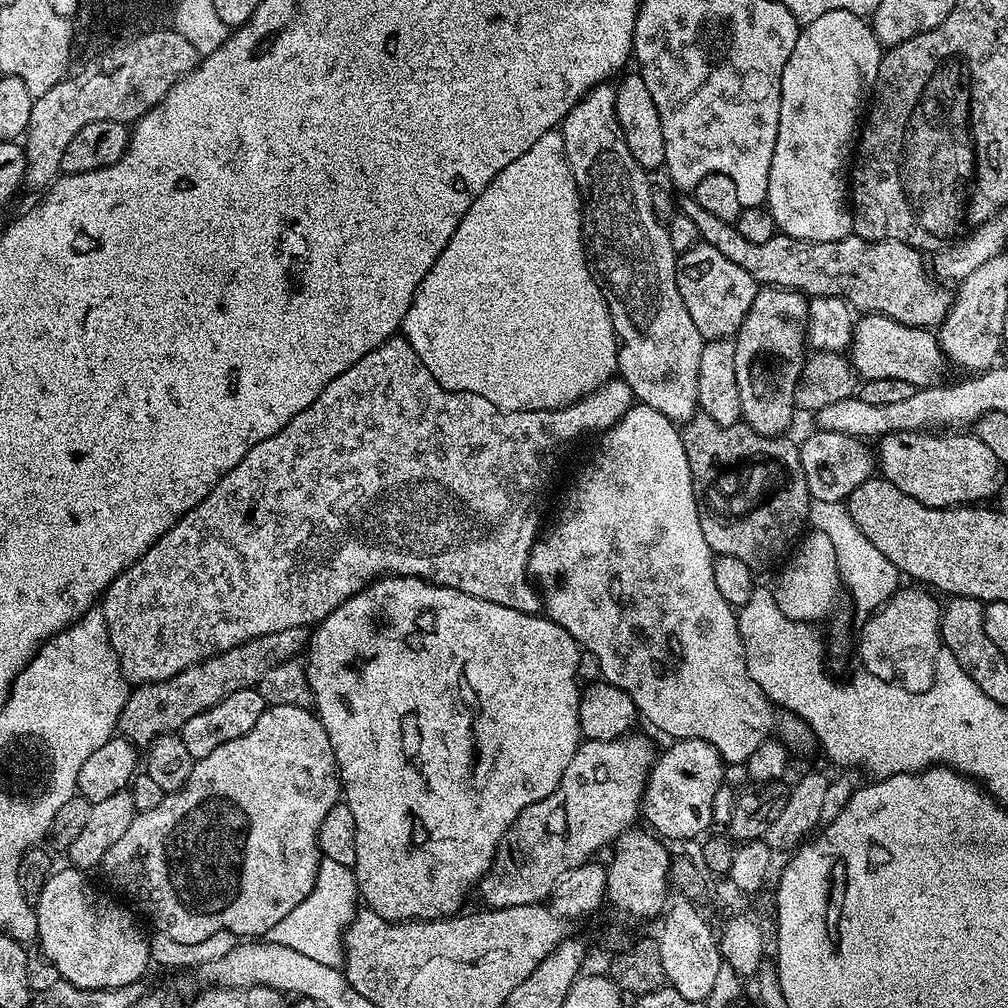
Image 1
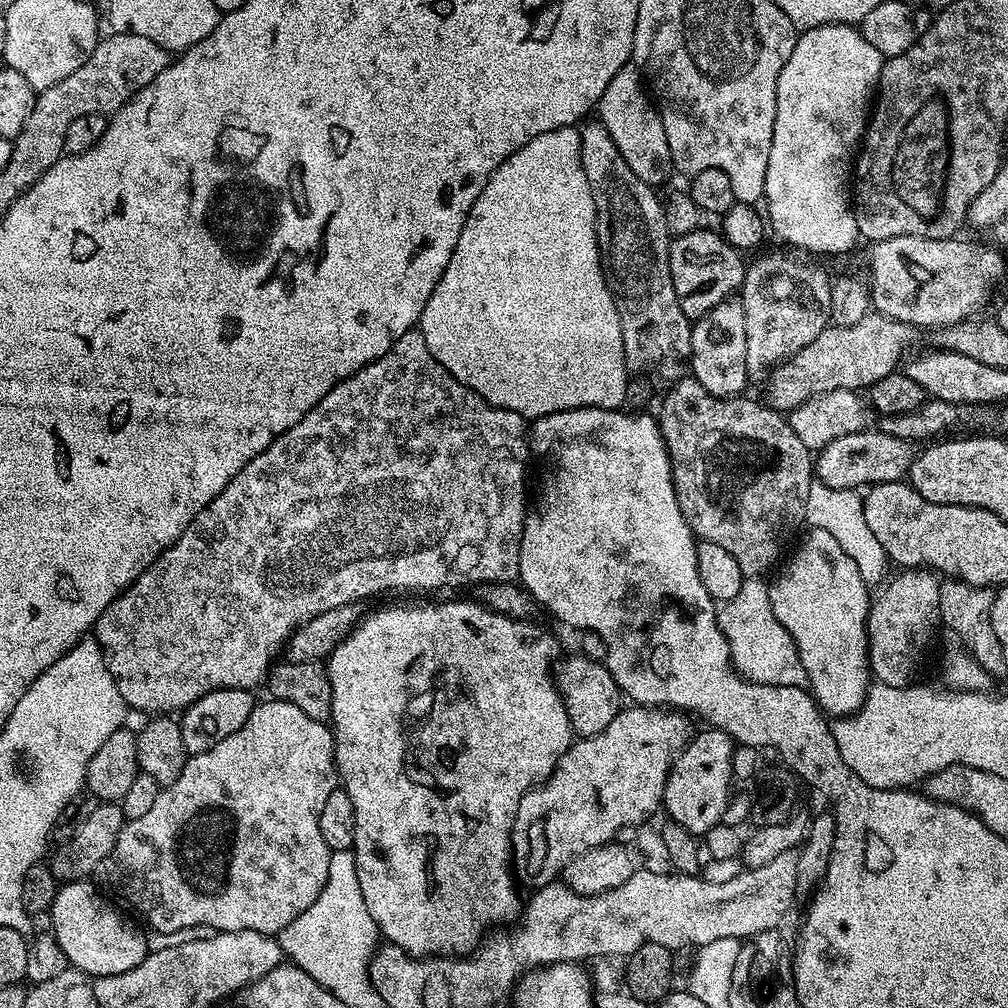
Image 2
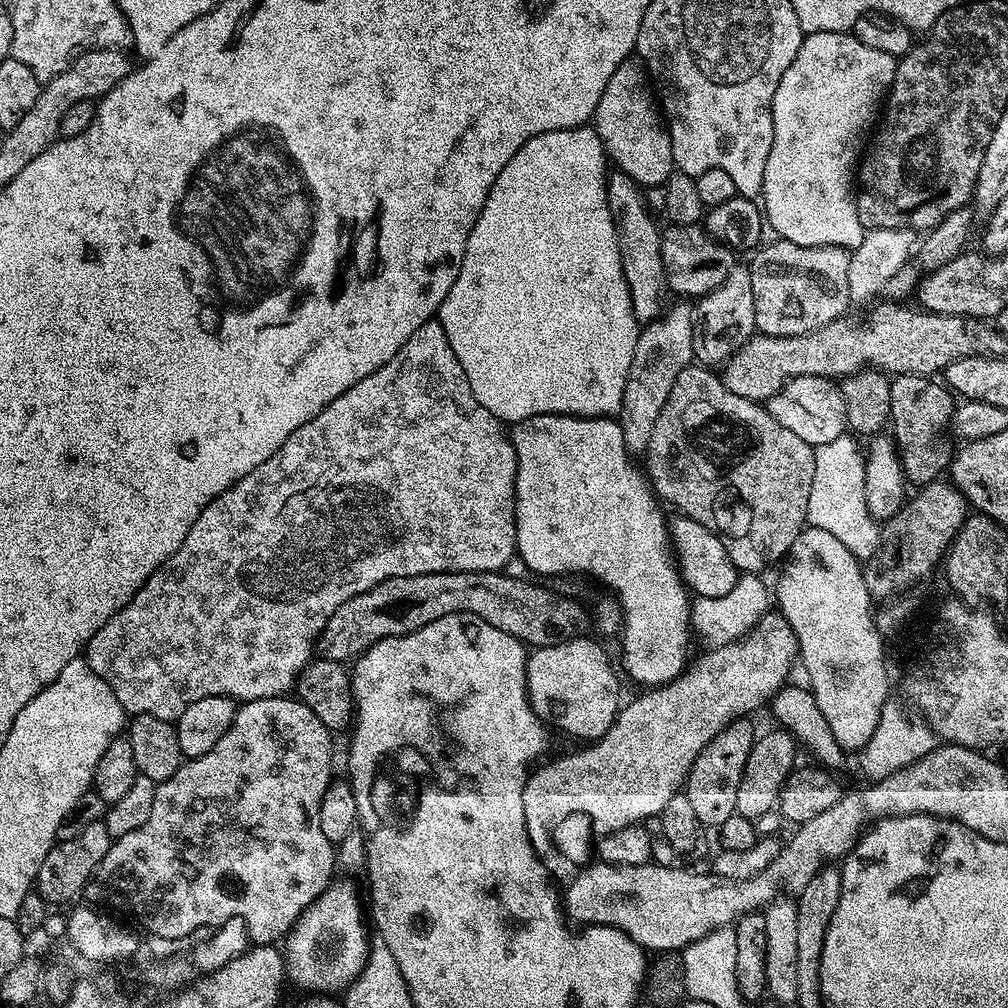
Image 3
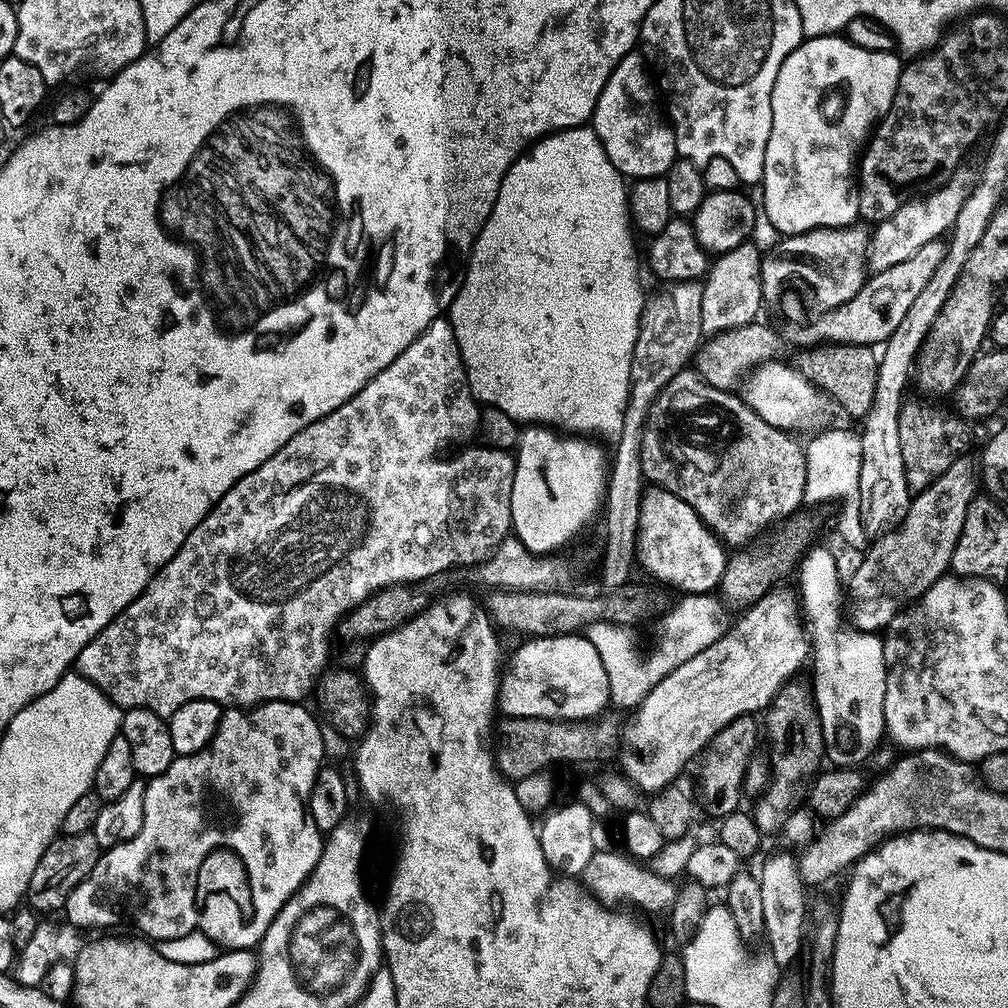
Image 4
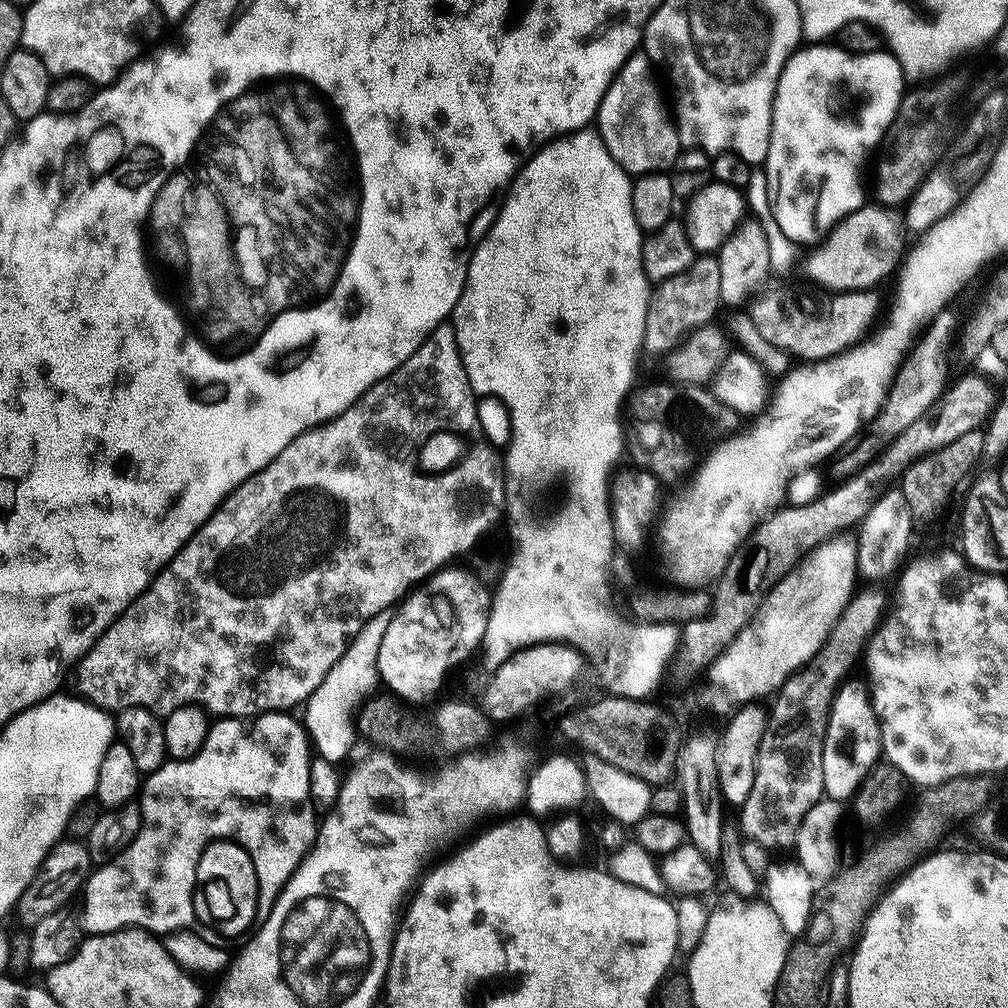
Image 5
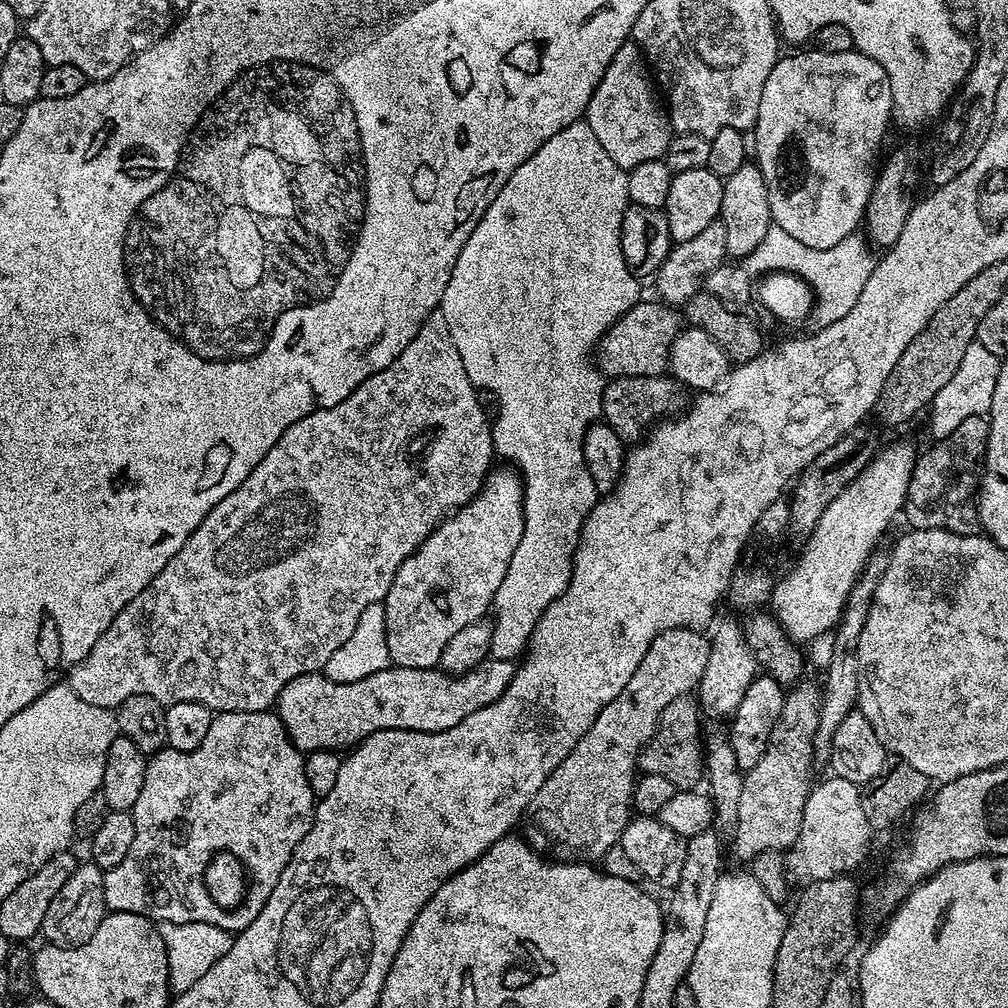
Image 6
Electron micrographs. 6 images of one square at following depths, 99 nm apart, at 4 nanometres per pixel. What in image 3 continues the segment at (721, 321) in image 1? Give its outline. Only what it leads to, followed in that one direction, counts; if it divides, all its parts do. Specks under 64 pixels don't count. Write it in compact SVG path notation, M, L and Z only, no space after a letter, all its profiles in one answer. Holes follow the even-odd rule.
M675 222L676 224L672 224L669 228L665 227L663 231L660 233L660 250L662 256L662 262L664 263L664 277L668 280L668 287L674 293L677 292L677 297L680 298L699 298L706 295L707 292L712 292L715 288L720 286L722 282L727 278L730 274L730 270L734 267L734 260L732 260L732 256L734 256L733 249L729 248L726 244L719 244L716 239L710 235L708 235L707 231L699 223L696 222Z

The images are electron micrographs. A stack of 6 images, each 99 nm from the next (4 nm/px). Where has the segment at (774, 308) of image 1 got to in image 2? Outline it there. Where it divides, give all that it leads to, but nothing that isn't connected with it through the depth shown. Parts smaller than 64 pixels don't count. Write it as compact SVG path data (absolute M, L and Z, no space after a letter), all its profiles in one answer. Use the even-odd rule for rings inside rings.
M762 256L744 269L744 283L740 285L738 299L746 314L746 364L751 377L756 378L762 368L771 369L792 359L798 350L810 346L824 328L829 327L832 310L833 281L820 268L791 260L788 256ZM780 303L781 312L772 312L771 304Z

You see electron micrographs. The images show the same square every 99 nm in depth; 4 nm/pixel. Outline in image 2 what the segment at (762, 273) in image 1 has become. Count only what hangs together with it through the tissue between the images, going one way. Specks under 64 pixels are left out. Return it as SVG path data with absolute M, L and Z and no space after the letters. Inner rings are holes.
M902 234L898 238L886 238L873 243L872 257L868 268L872 271L870 279L870 304L880 315L897 320L917 330L948 328L951 324L961 324L975 317L976 312L988 300L992 287L1004 276L1004 256L992 248L979 248L967 244L961 238L922 238L918 234Z

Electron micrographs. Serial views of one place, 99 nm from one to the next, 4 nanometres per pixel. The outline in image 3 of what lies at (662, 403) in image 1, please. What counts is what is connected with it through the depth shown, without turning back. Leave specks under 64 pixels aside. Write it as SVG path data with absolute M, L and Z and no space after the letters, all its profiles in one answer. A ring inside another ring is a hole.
M616 170L609 175L608 205L616 227L616 241L620 247L624 277L630 290L632 310L637 321L655 320L666 307L664 292L669 291L660 250L661 225L656 225L657 217L650 211L641 185L631 180L625 172Z

